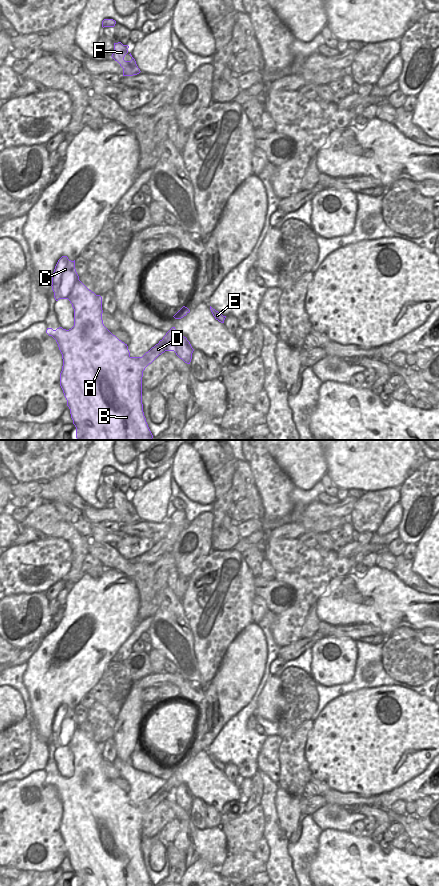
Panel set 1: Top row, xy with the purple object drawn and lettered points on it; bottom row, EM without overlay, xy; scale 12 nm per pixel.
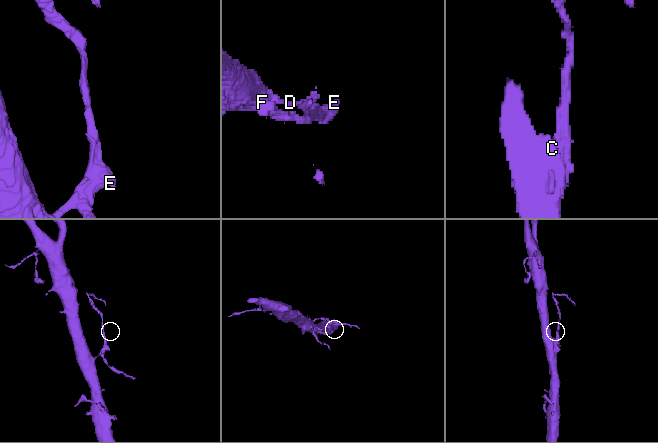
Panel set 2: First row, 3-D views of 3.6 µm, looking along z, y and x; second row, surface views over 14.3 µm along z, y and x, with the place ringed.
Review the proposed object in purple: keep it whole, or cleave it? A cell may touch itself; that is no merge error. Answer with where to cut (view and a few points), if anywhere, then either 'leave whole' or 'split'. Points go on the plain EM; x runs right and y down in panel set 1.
xy (177, 786), (174, 791), (174, 799) | split

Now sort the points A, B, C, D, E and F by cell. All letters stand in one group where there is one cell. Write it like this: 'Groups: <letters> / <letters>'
Groups: A B C D / E F

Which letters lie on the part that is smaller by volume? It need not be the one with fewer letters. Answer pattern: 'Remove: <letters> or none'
Remove: E, F

